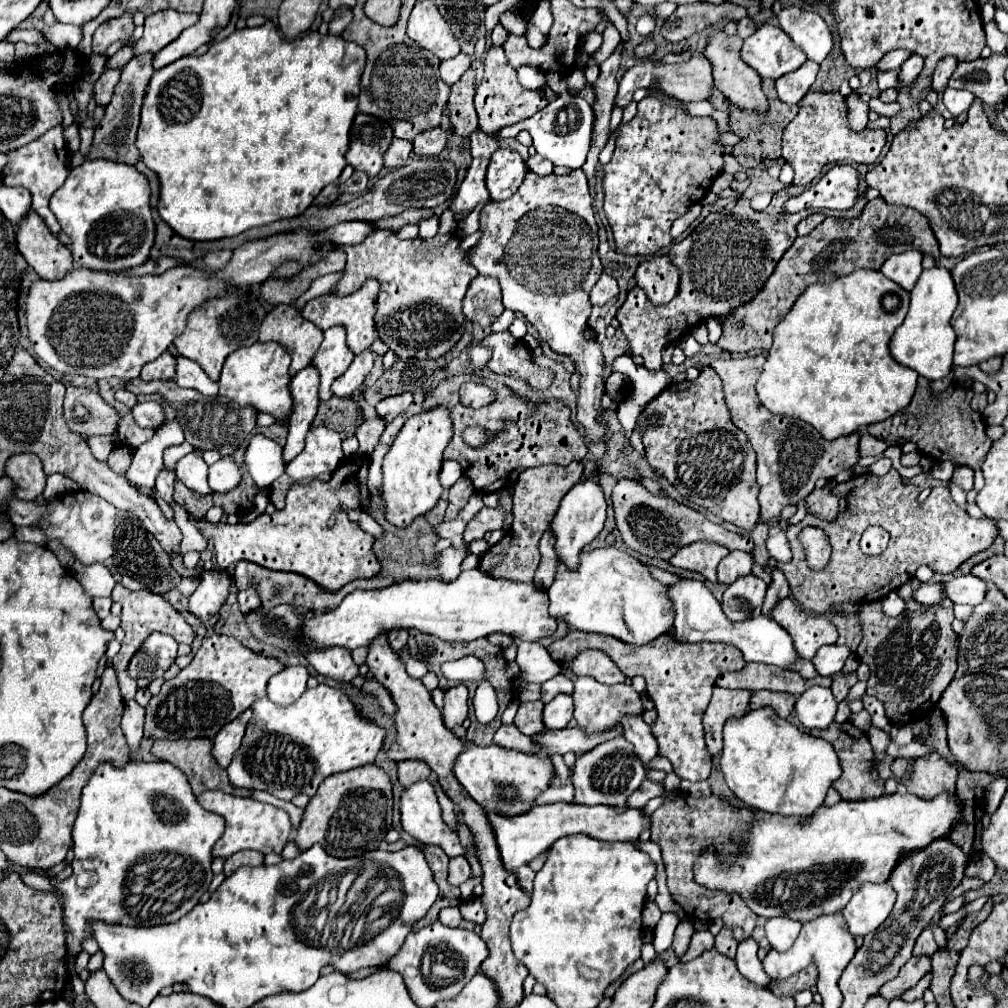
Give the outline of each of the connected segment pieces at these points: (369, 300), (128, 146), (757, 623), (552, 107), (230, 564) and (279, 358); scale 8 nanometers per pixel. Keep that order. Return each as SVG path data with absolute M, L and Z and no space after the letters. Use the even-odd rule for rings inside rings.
M367 280L367 282L363 284L363 288L357 290L355 294L349 294L349 296L343 296L343 298L325 294L325 296L313 298L311 302L307 302L307 306L305 306L305 310L303 310L301 316L303 316L305 320L311 320L313 324L319 324L321 330L327 330L327 328L331 328L331 326L345 326L347 346L351 346L351 352L353 352L353 354L359 354L359 352L363 352L365 348L369 348L371 342L377 338L375 322L373 322L377 292L379 292L379 282L377 282L377 280Z
M141 54L137 58L131 58L131 62L123 68L121 72L121 80L115 86L113 92L113 100L107 104L105 108L105 116L99 122L99 128L95 128L95 136L93 136L93 144L87 156L81 156L81 152L73 152L69 156L69 166L75 168L79 164L83 164L85 160L113 160L113 162L123 162L123 164L131 164L135 166L139 160L139 152L135 146L135 134L139 128L139 112L141 112L141 102L143 102L143 94L145 88L153 76L155 68L153 68L153 56L151 54Z
M683 578L677 586L669 588L669 596L675 604L675 628L673 628L673 640L677 642L725 642L733 644L743 652L743 658L747 662L763 662L763 664L775 664L779 668L789 668L789 664L797 662L797 654L793 650L791 636L769 616L755 616L745 622L731 622L721 610L721 604L715 600L715 596L705 588L703 582Z
M561 92L561 96L557 100L547 104L535 116L502 128L498 131L498 135L502 138L515 138L521 130L527 130L533 136L533 146L535 146L537 154L541 154L555 166L567 166L567 168L575 170L585 164L589 144L591 144L593 120L595 120L595 114L593 114L593 108L589 102L585 102L581 96L569 96L567 92Z
M351 458L347 460L343 466L339 466L329 482L319 482L319 480L311 480L307 484L293 484L289 494L287 494L287 504L281 512L275 512L271 516L261 514L257 520L253 520L251 524L209 524L207 520L195 520L195 526L199 528L199 532L213 540L215 544L215 552L217 552L217 564L223 570L235 568L237 562L247 560L247 562L255 562L267 570L277 570L277 572L295 572L301 574L305 578L309 578L311 582L315 582L319 588L327 590L327 592L337 592L339 588L343 588L345 584L359 580L359 578L373 578L379 574L379 562L371 550L375 538L367 532L363 532L357 524L349 522L345 512L339 512L341 508L347 510L367 510L369 506L369 490L367 490L367 470L369 470L369 462L367 458ZM337 514L337 522L333 526L329 526L329 516Z
M255 342L253 346L239 348L231 352L231 356L227 356L223 364L223 372L219 378L219 394L243 406L253 404L259 412L267 412L275 416L279 424L287 424L291 414L289 364L291 364L289 352L285 348L279 348L279 344L275 342L269 344Z

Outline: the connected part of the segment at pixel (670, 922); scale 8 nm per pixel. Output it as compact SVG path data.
M663 914L661 916L661 920L653 928L653 944L655 944L655 952L657 954L665 952L671 946L673 932L675 932L677 924L679 924L679 918L675 914Z

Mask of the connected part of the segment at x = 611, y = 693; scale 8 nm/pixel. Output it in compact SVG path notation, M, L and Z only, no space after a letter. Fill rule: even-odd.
M577 678L573 700L575 700L575 720L589 734L595 730L607 730L607 728L619 724L621 718L627 714L643 714L639 694L633 690L633 686L627 686L627 684L605 686L591 678Z

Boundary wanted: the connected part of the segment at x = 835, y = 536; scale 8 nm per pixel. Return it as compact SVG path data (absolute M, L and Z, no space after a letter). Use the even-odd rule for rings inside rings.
M891 470L885 476L853 476L849 482L837 484L835 492L847 492L847 508L841 510L837 522L825 522L807 514L799 524L789 526L787 538L793 560L789 564L779 564L791 584L793 598L805 610L813 610L815 614L827 614L829 606L839 602L883 600L889 592L907 584L919 566L929 566L933 572L951 574L965 560L981 550L987 550L999 534L995 520L971 518L961 506L957 506L951 500L947 486L935 486L929 498L919 502L919 488L913 484L905 486L897 470ZM875 524L889 532L889 552L885 550L879 556L867 556L859 548L859 538L869 526ZM805 526L821 528L833 548L829 564L821 570L811 570L805 560L805 550L799 542L799 532Z

